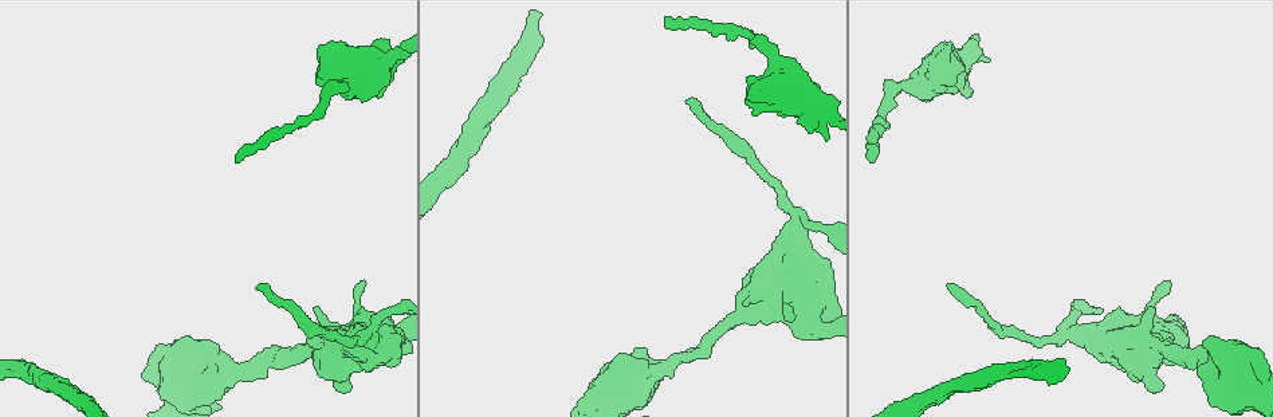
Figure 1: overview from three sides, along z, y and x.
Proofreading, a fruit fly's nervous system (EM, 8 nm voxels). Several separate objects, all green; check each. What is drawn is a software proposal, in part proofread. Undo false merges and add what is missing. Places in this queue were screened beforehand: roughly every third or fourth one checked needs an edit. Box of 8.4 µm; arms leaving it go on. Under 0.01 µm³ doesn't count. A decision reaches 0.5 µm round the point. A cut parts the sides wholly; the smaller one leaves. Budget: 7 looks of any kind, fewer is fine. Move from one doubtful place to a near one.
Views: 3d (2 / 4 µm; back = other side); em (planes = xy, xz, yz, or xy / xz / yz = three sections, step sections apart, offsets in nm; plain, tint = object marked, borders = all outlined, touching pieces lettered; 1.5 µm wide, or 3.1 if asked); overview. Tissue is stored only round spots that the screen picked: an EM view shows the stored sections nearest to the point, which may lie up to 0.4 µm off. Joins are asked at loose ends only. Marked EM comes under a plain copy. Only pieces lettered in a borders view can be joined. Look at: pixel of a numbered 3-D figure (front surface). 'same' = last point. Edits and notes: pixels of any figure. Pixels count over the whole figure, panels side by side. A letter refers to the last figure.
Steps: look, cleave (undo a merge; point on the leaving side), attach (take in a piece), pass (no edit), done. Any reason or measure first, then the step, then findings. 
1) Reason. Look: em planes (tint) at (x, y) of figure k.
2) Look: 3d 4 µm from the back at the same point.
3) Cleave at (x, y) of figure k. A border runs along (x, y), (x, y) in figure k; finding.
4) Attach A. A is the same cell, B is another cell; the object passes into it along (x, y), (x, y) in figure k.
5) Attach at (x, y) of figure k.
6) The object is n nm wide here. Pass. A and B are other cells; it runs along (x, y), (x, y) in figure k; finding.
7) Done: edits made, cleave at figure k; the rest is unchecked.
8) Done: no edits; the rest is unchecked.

Two arms in line, one across. Look: em xz step 4 (borders) at (367, 335) of figure 1.

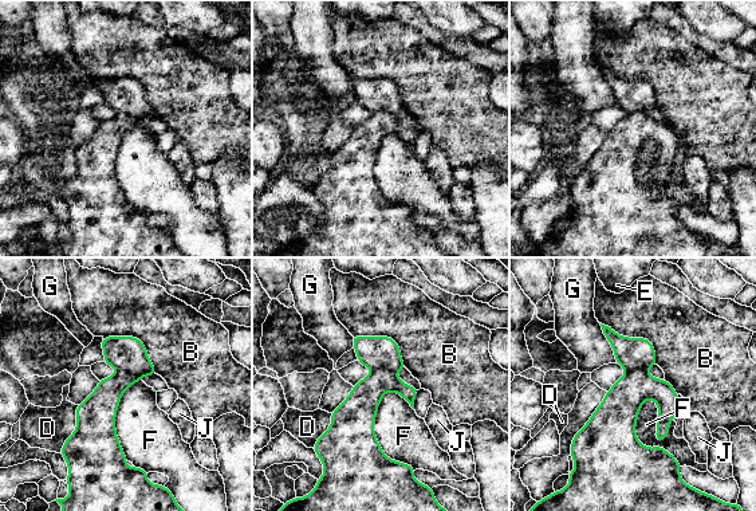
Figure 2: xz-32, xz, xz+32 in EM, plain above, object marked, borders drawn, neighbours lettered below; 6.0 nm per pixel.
Cleave at (129, 353) of figure 2. B, D, E, F, G and J are other cells; a border runs along (118, 368), (128, 369), (141, 378) in figure 2; two neurons meet here.

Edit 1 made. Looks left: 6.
Look: overview.

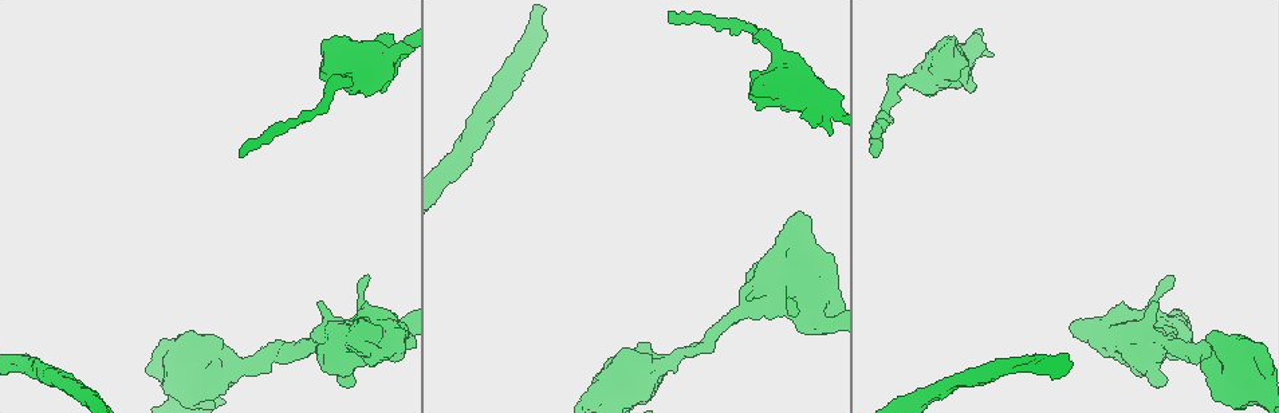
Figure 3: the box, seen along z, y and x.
Look: 3d 4 µm at (326, 42) of figure 3.

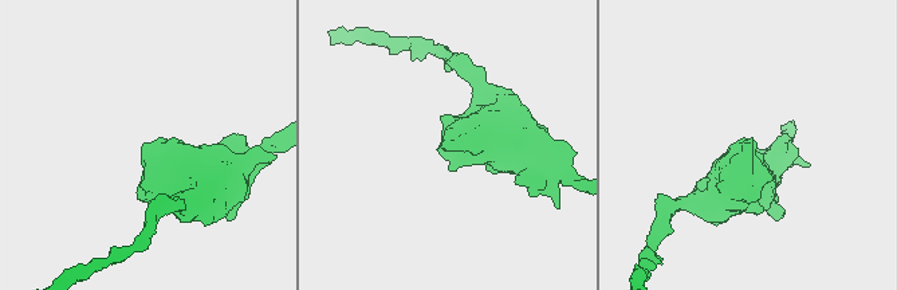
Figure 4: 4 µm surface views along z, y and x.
Now the EM. Look: em yz step 4 (borders) at (143, 142) of figure 4.

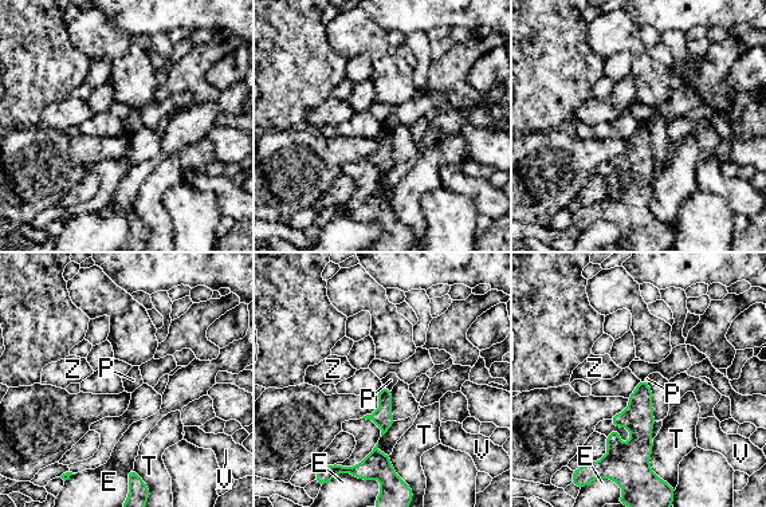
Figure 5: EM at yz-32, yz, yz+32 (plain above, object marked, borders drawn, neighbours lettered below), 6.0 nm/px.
Another direction. Look: em xz step 4 (borders) at the same point.

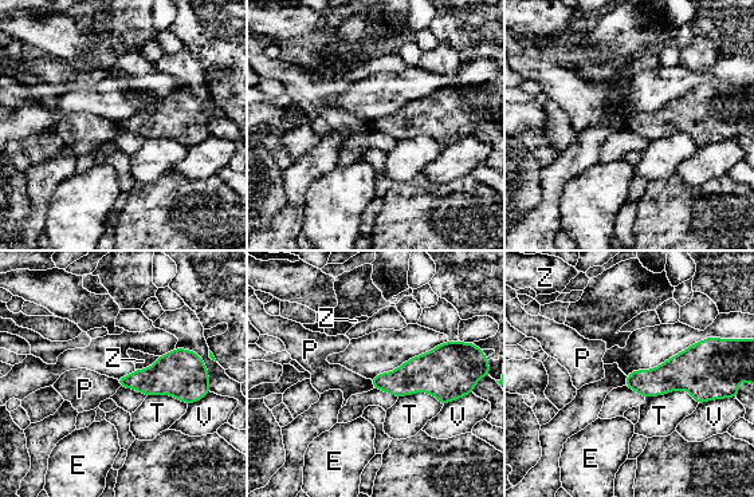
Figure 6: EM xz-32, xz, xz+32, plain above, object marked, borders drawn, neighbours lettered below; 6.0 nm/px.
Pass. E, P, T, V and Z are other cells; no lettered piece goes on from it.

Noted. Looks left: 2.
Done: edits made, cleave at figure 2; the rest is unchecked.

